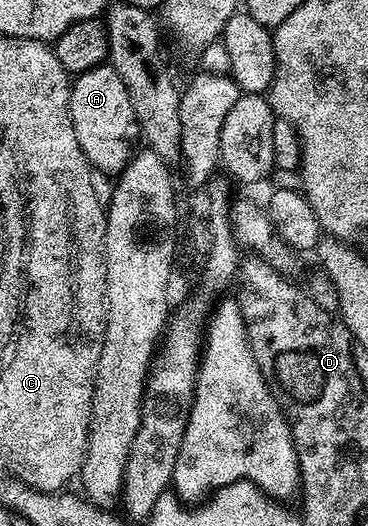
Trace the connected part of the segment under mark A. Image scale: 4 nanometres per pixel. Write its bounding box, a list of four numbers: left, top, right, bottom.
[70,65,140,177]

